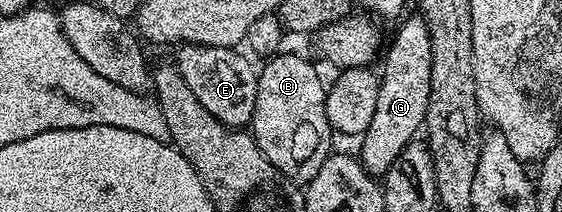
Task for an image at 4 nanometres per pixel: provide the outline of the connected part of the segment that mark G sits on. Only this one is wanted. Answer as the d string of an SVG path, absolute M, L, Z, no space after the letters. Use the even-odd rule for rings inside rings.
M421 17L407 19L399 27L391 48L387 51L387 60L379 75L377 109L373 109L373 121L364 129L361 136L357 158L367 174L383 177L397 161L407 145L420 134L426 121L426 109L423 103L429 103L431 88L431 38L427 23Z

